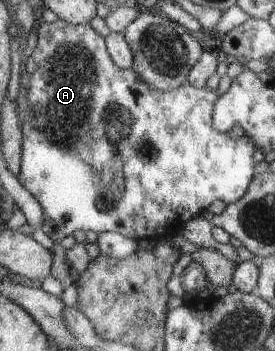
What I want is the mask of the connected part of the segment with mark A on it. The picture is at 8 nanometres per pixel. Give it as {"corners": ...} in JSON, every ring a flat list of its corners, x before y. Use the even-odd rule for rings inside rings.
{"corners":[[57,19,55,22,39,22,38,42,32,55,28,58,25,72,21,74,19,84,18,113,24,134,22,171,18,178,21,184,35,195,43,206,43,228,45,232,61,242,63,238,73,234,76,230,92,230,97,233,114,232,123,236,134,238,137,241,150,239,154,243,160,239,168,239,183,232,183,226,195,217,201,216,215,200,222,200,227,204,241,200,249,190,252,180,256,177,255,152,259,145,253,139,243,137,235,140,229,134,219,132,214,125,214,108,221,95,217,90,209,88,195,88,191,84,183,84,175,90,159,90,147,82,143,82,139,75,131,68,119,68,111,56,106,37,100,36,91,28,91,24,79,26,67,24,65,20]]}

